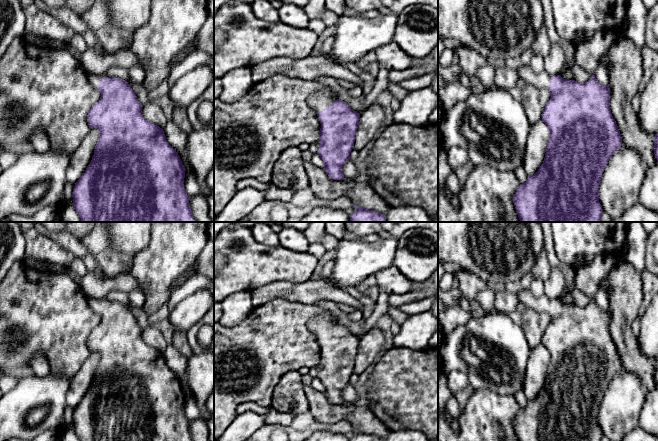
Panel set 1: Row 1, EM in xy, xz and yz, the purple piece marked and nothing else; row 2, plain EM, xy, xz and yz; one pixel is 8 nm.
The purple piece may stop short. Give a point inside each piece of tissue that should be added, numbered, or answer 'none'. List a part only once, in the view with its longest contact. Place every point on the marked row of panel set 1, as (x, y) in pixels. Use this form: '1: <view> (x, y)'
1: xz (320, 100)

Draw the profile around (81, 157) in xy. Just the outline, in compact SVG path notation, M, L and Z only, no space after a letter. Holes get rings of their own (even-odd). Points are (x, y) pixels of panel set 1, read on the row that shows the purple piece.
M92 128L82 143L71 153L70 163L66 171L68 183L75 184L85 172L94 155L99 138L99 130Z

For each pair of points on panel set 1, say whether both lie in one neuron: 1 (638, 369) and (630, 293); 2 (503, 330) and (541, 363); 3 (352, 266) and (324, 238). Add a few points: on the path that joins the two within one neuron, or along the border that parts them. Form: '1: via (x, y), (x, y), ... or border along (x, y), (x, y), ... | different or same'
1: via (629, 350), (624, 339), (624, 312) | same
2: border along (531, 349), (524, 377) | different
3: border along (339, 240), (334, 247) | different

